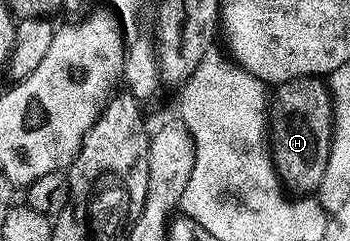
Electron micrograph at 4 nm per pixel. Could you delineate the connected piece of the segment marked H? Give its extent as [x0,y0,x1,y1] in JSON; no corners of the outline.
[269,77,331,195]

